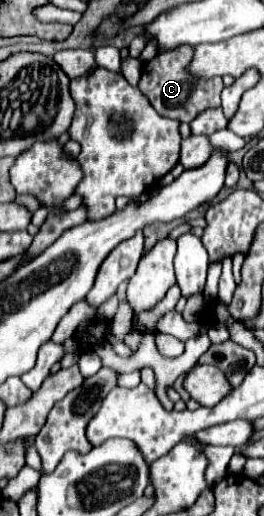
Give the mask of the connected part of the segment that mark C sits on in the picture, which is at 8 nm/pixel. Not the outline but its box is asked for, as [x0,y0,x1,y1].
[139,46,223,122]

